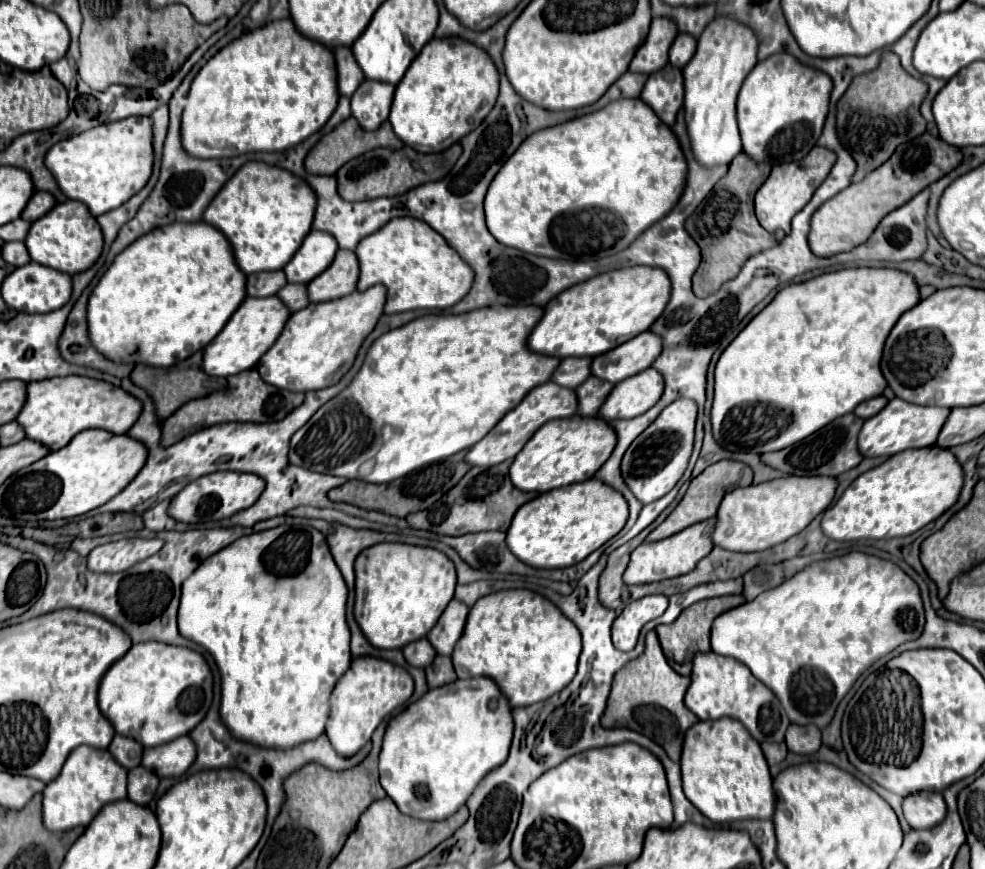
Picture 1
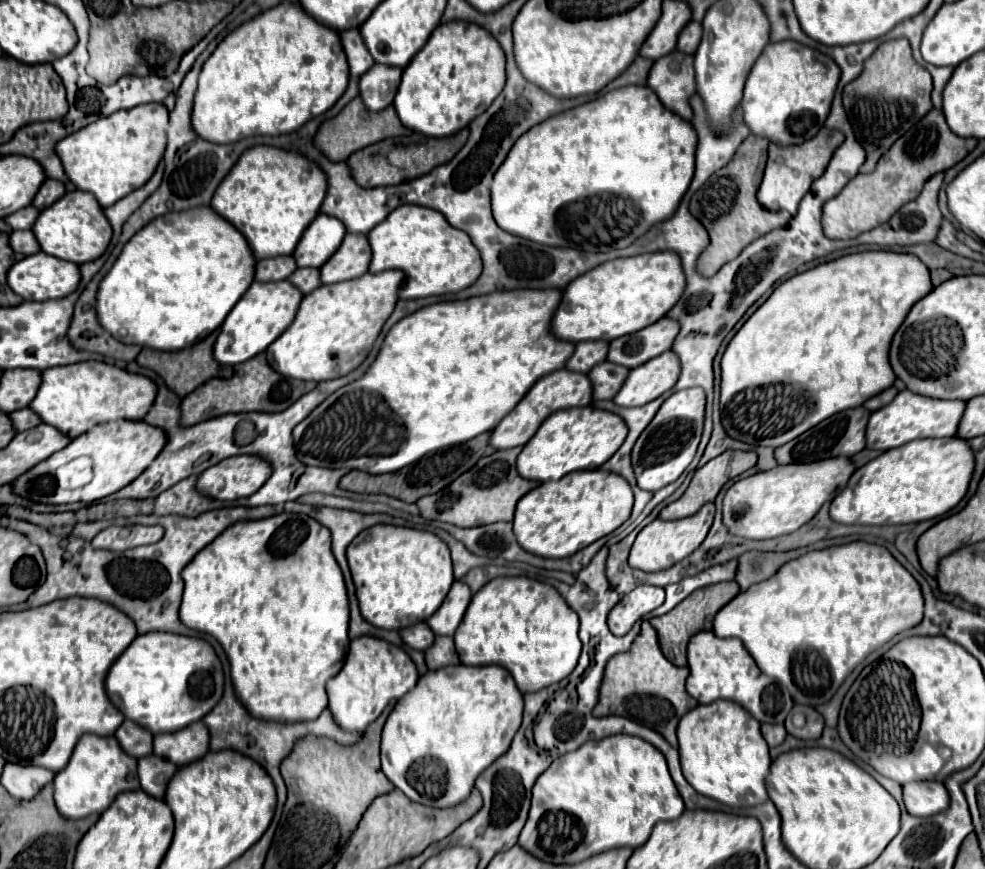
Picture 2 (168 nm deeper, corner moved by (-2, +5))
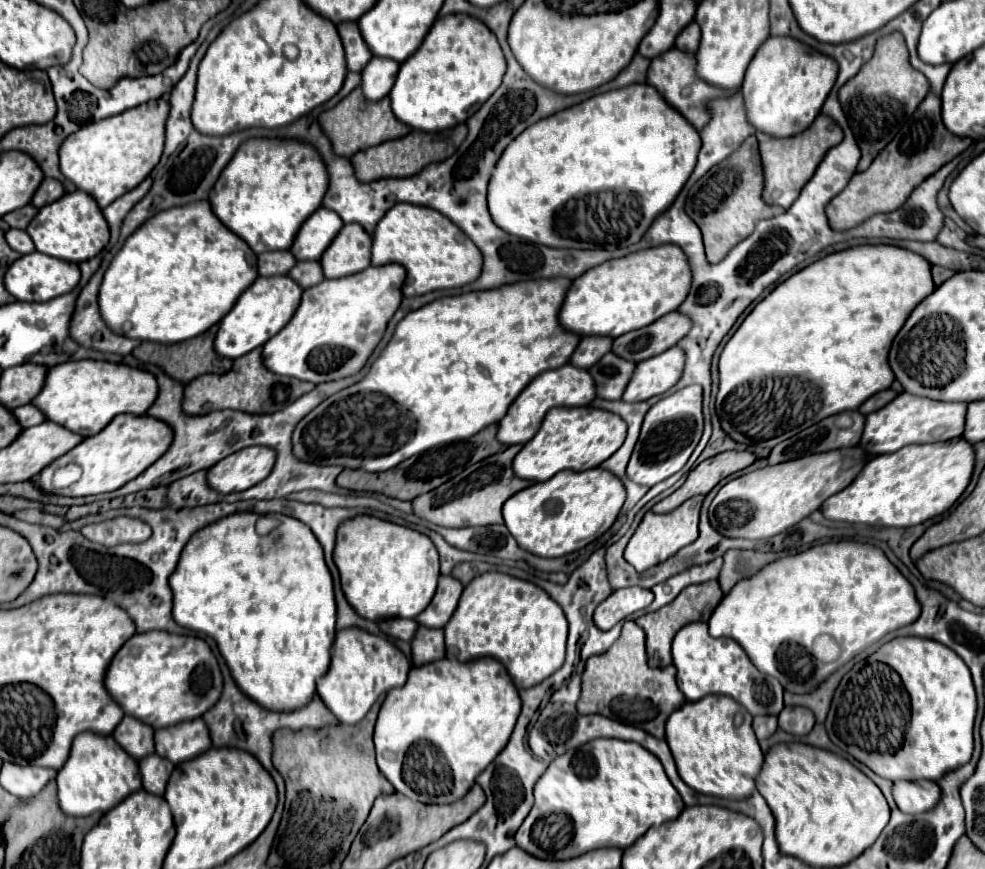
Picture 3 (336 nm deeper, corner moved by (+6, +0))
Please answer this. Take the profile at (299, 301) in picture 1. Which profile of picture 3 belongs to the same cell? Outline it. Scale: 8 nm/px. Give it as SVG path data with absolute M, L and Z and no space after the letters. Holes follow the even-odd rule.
M298 261L290 273L288 273L294 281L298 281L298 285L302 289L308 289L312 285L318 285L320 281L324 281L324 273L320 267L320 261Z

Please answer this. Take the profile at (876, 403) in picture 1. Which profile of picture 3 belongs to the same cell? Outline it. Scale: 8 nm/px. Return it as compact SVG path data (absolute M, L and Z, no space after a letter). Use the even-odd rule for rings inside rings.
M886 389L886 391L880 391L880 393L876 393L874 397L870 397L866 403L862 403L862 407L860 407L860 411L864 413L864 415L868 415L868 413L872 413L872 411L878 411L878 409L882 409L884 405L888 405L894 397L896 397L898 393L894 391L894 389Z

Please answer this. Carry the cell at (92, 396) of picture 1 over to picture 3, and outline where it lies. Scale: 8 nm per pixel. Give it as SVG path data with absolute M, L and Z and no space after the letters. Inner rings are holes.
M66 361L50 367L44 389L34 397L34 405L46 419L72 429L82 437L100 433L116 415L132 413L144 415L158 395L156 377L148 371L110 361Z

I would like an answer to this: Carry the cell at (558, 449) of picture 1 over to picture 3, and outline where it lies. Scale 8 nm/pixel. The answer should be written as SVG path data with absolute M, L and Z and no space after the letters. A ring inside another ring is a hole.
M554 407L546 413L540 431L514 457L514 473L530 481L548 481L558 471L586 471L602 465L626 439L620 415L596 407Z

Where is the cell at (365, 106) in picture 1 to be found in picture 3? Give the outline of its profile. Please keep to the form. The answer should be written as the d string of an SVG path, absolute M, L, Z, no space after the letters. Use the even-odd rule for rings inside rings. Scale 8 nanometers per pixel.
M374 57L366 69L362 71L362 91L368 101L378 101L390 93L396 75L398 75L398 61L390 61L388 57Z

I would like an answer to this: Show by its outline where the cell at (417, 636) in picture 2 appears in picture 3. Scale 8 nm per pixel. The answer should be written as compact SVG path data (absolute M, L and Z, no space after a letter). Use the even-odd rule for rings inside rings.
M386 619L380 621L378 627L384 635L394 637L394 639L402 639L402 641L410 641L416 633L416 621L414 619Z

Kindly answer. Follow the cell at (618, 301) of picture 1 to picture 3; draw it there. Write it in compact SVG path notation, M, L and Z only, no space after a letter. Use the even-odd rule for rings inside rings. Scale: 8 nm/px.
M678 245L642 249L620 259L610 259L574 279L560 311L560 323L578 335L620 337L678 309L690 285L690 263Z

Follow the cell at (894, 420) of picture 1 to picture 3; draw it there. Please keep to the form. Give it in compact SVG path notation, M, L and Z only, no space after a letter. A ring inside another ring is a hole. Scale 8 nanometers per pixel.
M900 393L886 407L870 413L866 417L866 427L862 435L862 447L872 455L894 453L910 443L936 443L960 437L964 433L966 403L942 403L926 397L916 397L910 393Z

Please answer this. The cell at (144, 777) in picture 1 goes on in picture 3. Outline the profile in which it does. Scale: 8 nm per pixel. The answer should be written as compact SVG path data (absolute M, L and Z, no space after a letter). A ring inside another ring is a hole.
M156 753L140 759L140 773L142 773L144 789L154 795L164 795L172 769L174 769L174 763L168 761L166 757L158 757Z

